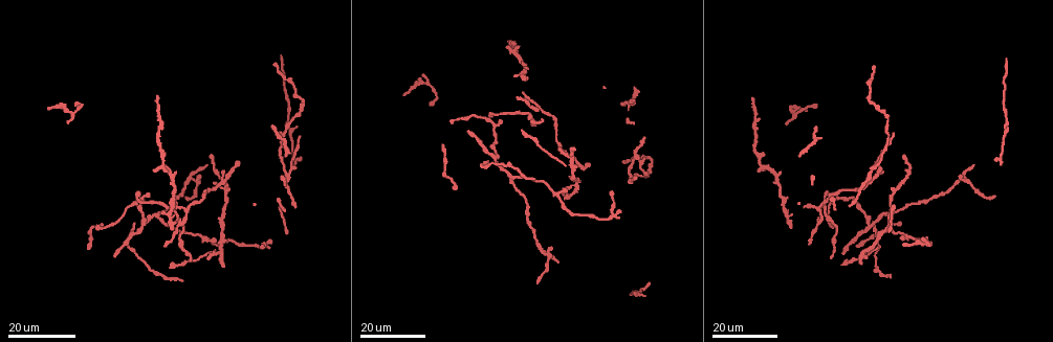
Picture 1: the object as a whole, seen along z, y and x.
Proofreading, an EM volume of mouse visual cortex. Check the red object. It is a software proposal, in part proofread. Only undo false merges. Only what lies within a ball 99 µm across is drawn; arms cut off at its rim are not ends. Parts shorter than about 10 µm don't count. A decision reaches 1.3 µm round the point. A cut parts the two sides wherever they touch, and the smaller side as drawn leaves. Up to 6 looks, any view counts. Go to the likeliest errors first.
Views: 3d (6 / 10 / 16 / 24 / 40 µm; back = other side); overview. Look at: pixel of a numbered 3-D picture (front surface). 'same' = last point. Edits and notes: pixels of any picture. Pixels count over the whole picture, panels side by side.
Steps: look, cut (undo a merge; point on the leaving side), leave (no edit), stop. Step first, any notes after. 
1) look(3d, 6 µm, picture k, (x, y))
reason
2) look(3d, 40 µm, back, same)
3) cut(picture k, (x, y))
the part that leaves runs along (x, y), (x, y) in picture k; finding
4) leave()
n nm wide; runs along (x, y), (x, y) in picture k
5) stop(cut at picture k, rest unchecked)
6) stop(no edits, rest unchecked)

look(3d, 16 µm, picture 1, (871, 173))

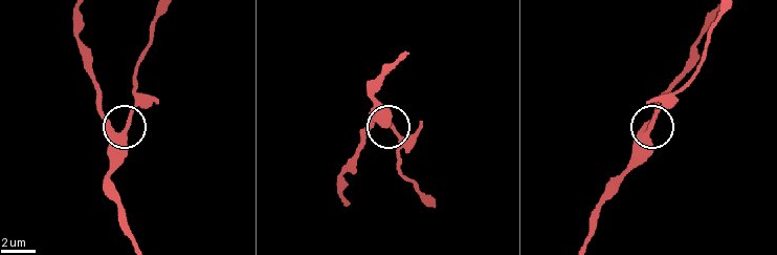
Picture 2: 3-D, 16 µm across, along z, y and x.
look(3d, 10 µm, picture 2, (122, 134))
zoom in

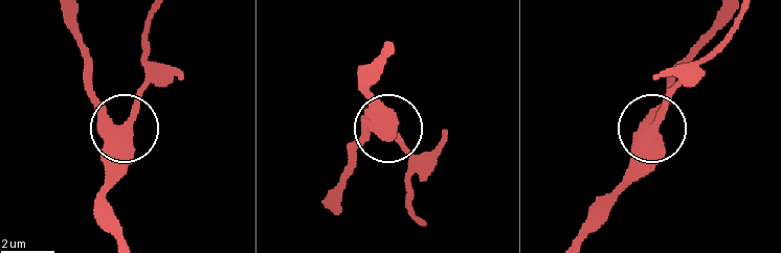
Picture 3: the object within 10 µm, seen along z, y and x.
look(3d, 10 µm, back, picture 3, (657, 124))

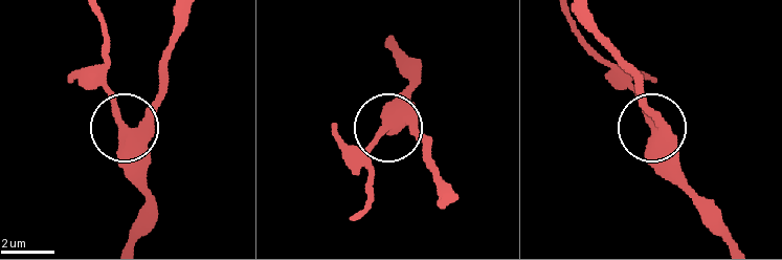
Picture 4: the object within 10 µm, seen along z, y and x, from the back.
leave()
360 nm wide; one cell here

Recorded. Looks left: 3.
look(3d, 24 µm, picture 1, (531, 113))
three arms meet

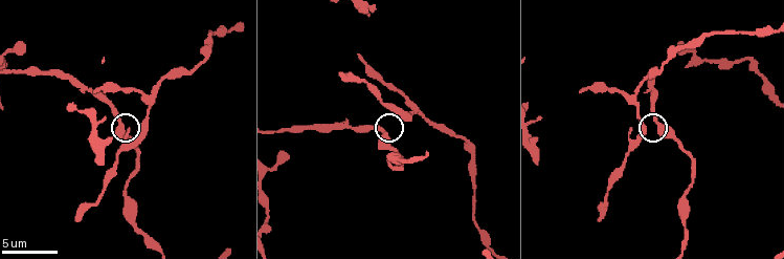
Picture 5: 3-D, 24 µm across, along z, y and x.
look(3d, 6 µm, picture 5, (658, 124))

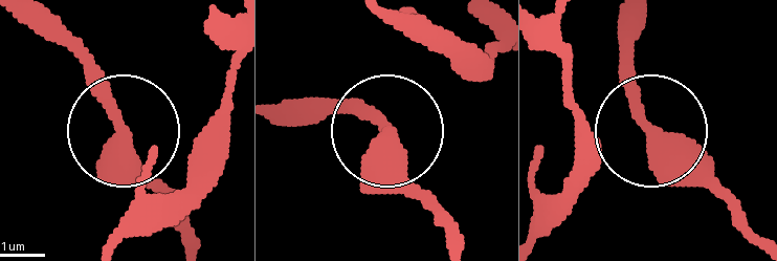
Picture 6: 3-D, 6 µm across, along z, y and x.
leave()
3 arms; runs along (303, 109), (367, 116), (438, 218) in picture 6; all the same cell

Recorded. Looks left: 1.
stop(no edits, rest unchecked)

